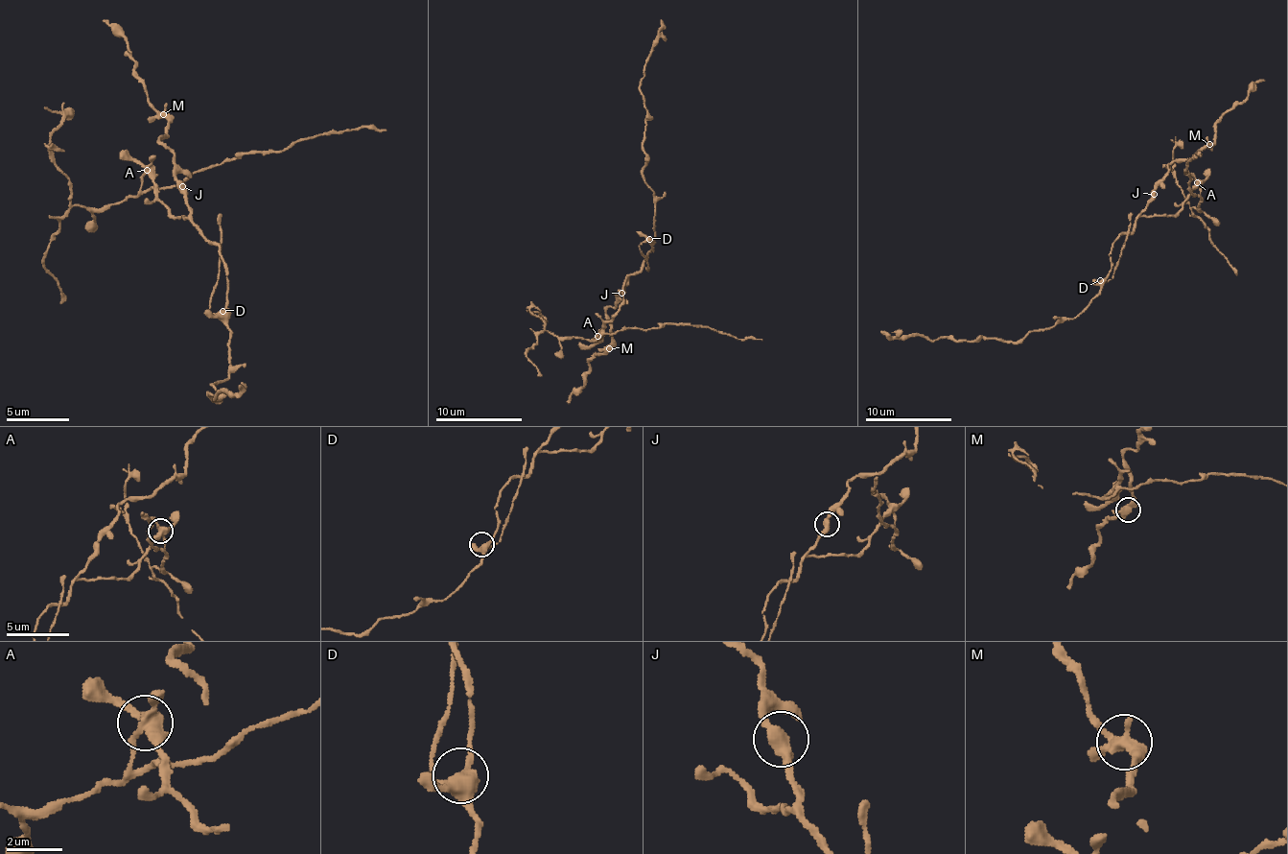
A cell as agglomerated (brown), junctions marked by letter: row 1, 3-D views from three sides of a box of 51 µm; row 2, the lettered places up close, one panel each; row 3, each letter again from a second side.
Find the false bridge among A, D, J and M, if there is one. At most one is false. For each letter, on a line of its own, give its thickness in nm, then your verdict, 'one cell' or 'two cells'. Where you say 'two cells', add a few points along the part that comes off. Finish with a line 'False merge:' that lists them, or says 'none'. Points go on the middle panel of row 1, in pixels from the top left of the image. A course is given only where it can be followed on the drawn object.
A: calibre 440 nm; two cells; course (597, 335), (594, 340), (604, 333), (692, 324), (739, 340), (761, 340)
D: calibre 400 nm; one cell
J: calibre 420 nm; one cell
M: calibre 380 nm; one cell
False merge: A

